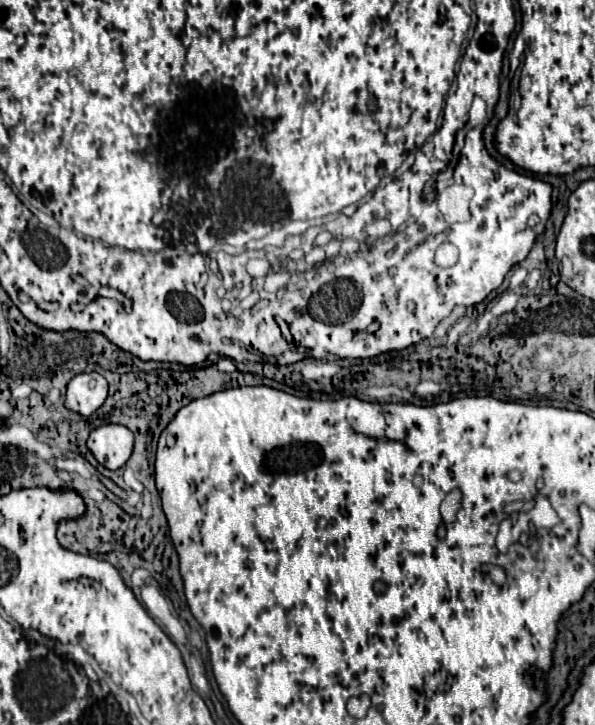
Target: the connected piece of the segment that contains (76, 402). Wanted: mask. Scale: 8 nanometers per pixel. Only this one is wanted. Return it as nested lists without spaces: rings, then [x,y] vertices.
[[[80,373],[68,383],[66,407],[80,415],[92,415],[108,397],[108,383],[100,373]]]

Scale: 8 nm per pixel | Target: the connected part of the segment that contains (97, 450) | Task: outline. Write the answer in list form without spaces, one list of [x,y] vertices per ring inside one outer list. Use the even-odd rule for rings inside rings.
[[[104,424],[88,437],[88,449],[108,469],[120,469],[132,455],[134,434],[120,424]]]

